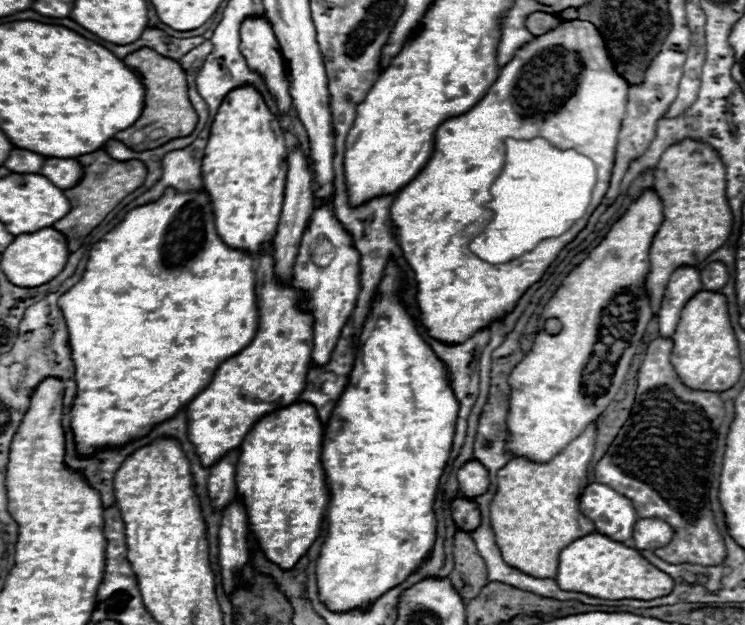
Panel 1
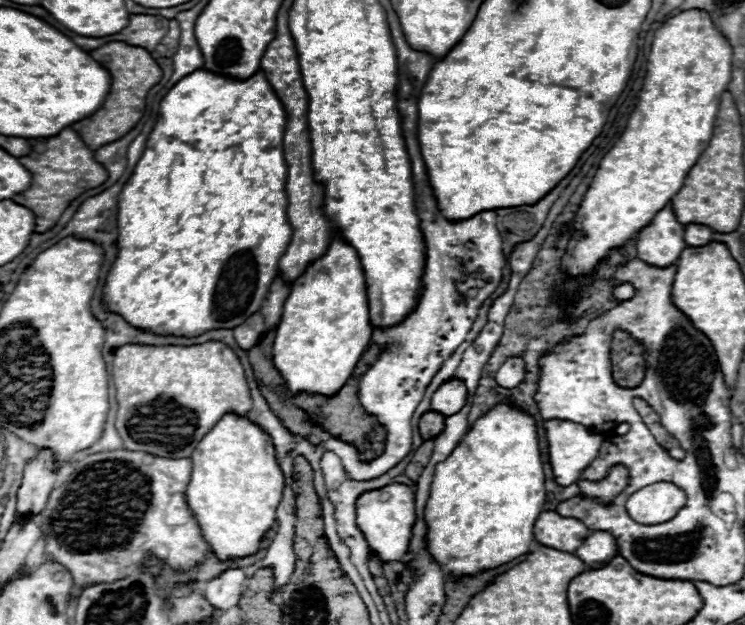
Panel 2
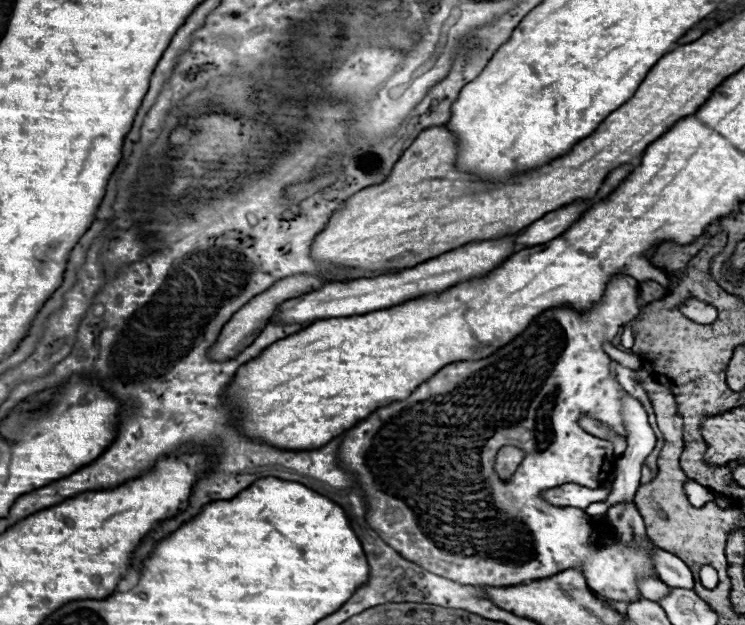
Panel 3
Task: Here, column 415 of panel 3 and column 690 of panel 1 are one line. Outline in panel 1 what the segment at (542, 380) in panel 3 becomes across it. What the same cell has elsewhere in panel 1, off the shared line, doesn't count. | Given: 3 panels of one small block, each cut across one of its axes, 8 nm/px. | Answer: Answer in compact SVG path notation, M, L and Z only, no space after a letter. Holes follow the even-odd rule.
M658 336L656 340L650 342L638 370L638 390L630 418L610 444L608 452L594 466L594 478L596 482L608 484L618 494L628 496L634 502L638 518L662 518L674 528L672 542L664 548L658 548L654 552L656 556L662 556L662 560L670 564L690 562L714 566L720 564L726 556L724 540L714 524L714 514L708 506L708 480L712 478L712 464L714 464L710 456L716 450L716 434L724 420L724 402L720 400L718 392L688 390L680 382L670 362L670 354L672 354L672 340Z

